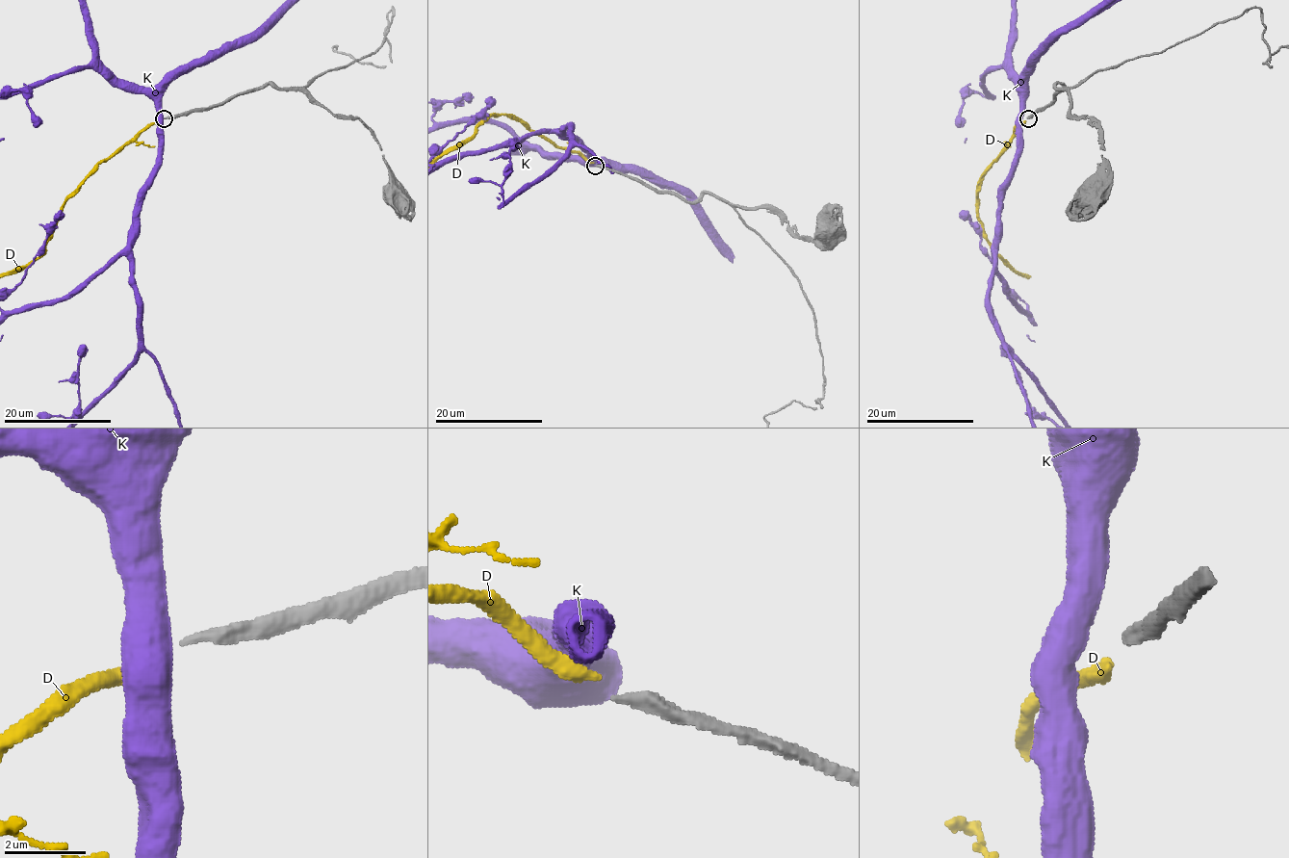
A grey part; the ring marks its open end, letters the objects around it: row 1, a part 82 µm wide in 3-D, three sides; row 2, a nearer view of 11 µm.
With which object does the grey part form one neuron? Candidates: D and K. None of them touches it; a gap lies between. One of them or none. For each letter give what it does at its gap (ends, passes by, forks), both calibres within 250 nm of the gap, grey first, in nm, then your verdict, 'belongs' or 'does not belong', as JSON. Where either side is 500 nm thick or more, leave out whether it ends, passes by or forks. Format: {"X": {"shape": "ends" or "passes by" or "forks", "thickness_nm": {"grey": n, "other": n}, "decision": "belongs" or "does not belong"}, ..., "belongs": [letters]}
{"D": {"shape": "ends", "thickness_nm": {"grey": 240, "other": 360}, "decision": "belongs"}, "K": {"thickness_nm": {"grey": 240, "other": 700}, "decision": "does not belong"}, "belongs": ["D"]}

